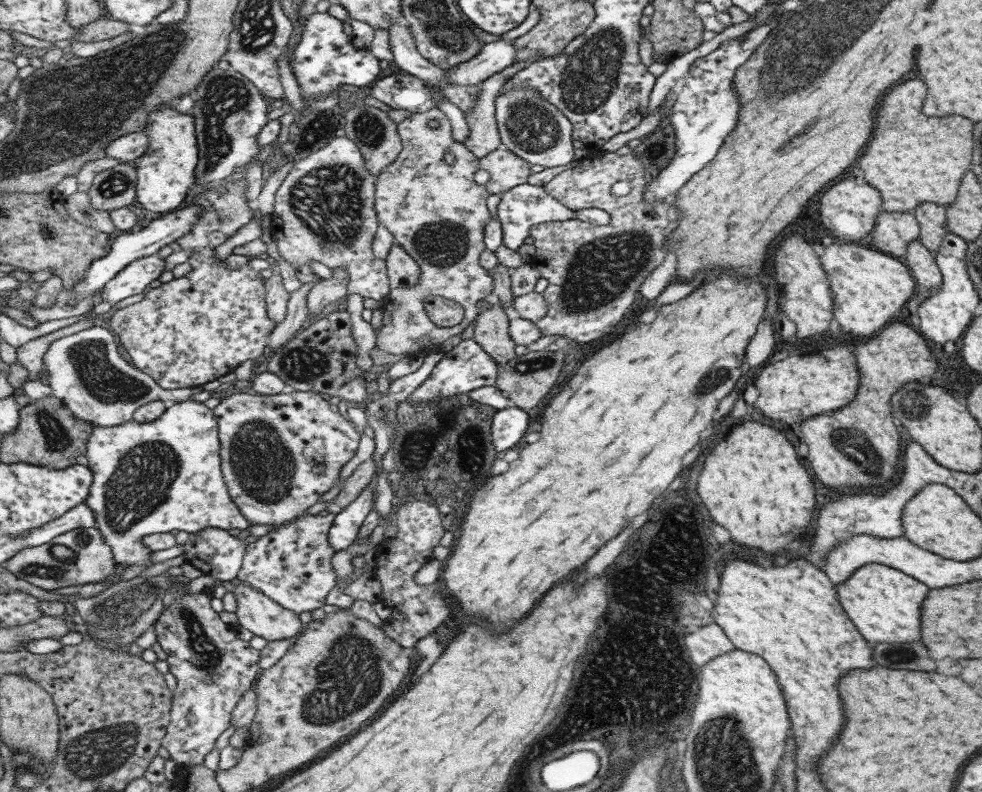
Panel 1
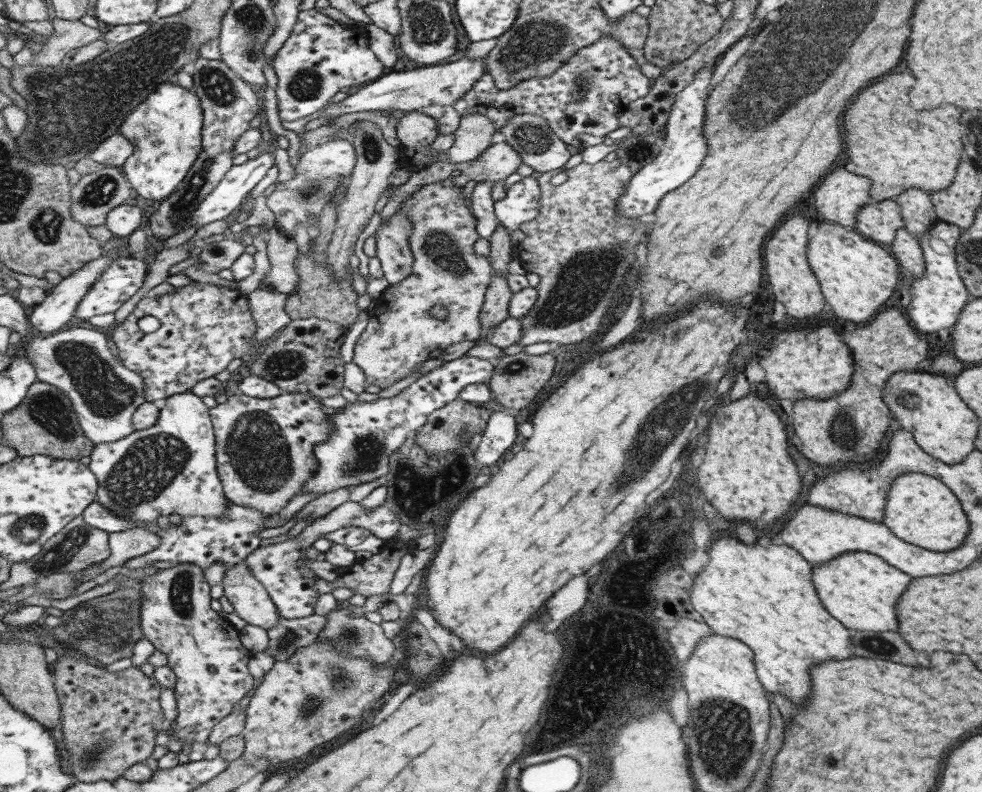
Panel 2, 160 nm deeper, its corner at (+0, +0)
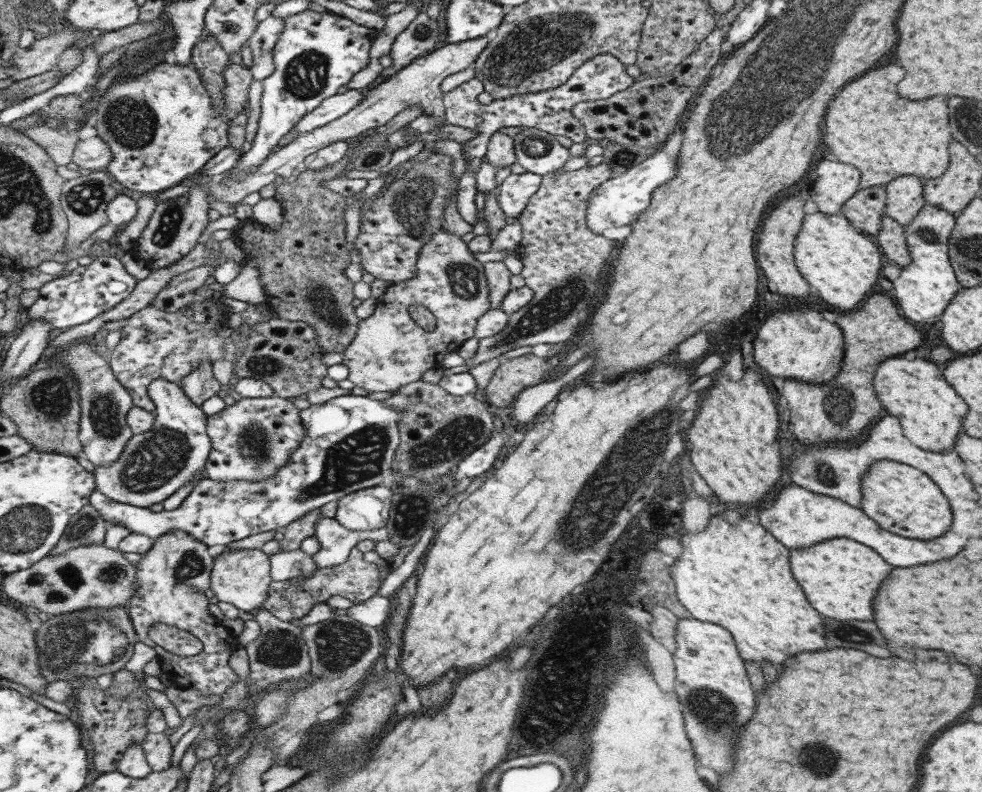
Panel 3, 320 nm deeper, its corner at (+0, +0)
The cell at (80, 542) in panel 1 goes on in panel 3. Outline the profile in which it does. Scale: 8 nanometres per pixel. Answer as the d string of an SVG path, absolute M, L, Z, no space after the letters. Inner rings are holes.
M89 503L77 514L60 544L49 555L60 555L78 546L105 543L108 527L109 522Z

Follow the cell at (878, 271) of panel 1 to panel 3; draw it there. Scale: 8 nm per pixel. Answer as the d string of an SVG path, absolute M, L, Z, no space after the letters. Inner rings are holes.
M819 211L804 214L803 224L794 238L793 259L799 274L807 281L810 290L817 292L819 298L843 312L859 309L867 296L878 290L875 281L881 272L879 268L887 262L872 238L856 230L842 215L823 214Z

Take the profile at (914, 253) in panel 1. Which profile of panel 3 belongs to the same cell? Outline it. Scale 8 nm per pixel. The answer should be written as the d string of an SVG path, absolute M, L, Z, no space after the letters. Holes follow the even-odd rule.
M885 214L881 218L880 231L872 237L872 240L880 249L885 261L899 264L900 267L909 264L910 257L905 244L903 227Z

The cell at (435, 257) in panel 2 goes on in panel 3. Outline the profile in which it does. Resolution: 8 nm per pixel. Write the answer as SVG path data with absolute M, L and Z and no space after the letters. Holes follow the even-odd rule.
M444 226L425 243L417 253L416 270L413 278L392 283L377 299L373 316L358 321L355 337L342 352L341 364L347 367L347 380L367 392L391 392L413 381L419 381L429 368L440 366L447 352L456 351L461 343L472 338L476 320L490 309L488 288L483 266L473 258L464 241L457 235L449 235ZM421 303L436 320L433 330L425 331L408 313L408 306Z

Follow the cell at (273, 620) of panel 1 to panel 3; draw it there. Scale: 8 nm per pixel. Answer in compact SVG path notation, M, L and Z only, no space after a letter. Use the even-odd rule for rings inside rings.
M260 549L228 550L215 556L212 570L212 592L219 601L234 604L242 615L254 616L261 609L270 579L269 556Z

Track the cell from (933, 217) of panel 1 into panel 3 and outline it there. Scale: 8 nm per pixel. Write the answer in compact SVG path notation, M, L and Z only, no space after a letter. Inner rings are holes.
M913 175L894 178L884 187L884 214L902 227L913 222L916 212L925 206L922 182Z

